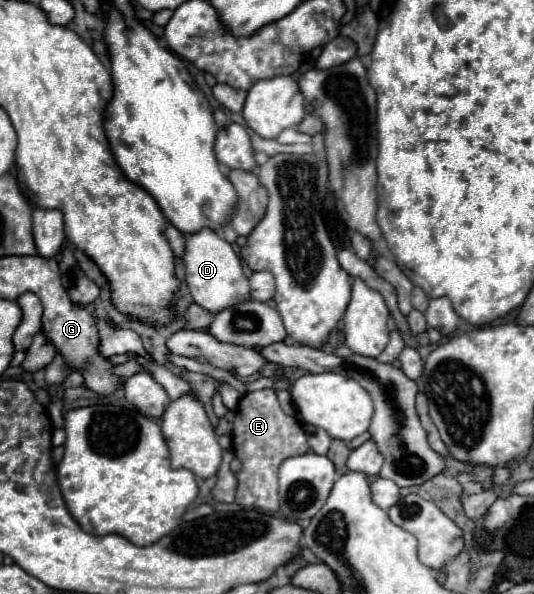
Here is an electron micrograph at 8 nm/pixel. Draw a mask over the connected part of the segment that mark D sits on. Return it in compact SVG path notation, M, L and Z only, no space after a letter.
M202 228L198 232L186 234L186 248L182 262L186 268L186 284L190 288L194 302L210 310L212 314L224 310L226 306L232 306L234 302L250 298L248 278L242 272L242 262L232 250L232 246L222 236L218 236L216 230Z

